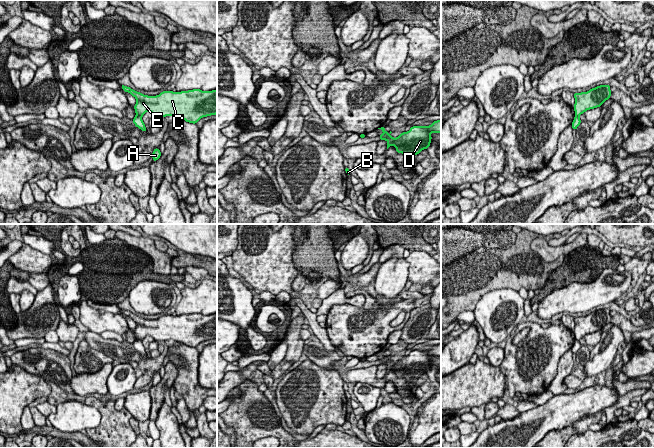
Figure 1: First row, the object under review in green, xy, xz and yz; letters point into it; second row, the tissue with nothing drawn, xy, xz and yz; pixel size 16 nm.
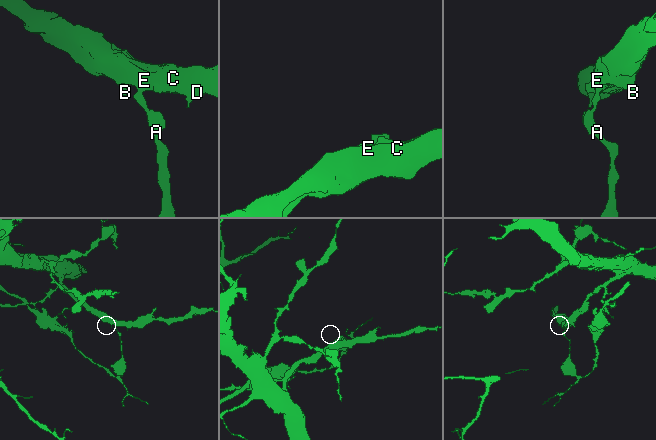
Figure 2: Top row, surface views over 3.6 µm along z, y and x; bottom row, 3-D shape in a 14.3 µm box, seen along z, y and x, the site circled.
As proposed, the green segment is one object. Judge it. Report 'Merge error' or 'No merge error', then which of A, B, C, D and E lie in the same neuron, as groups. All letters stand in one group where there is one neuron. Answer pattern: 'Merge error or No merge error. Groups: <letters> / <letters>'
Merge error. Groups: A / B C D E

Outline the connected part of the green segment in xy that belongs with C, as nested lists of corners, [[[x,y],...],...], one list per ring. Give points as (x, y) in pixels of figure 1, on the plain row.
[[[122,308],[121,312],[136,322],[136,340],[143,340],[149,335],[155,341],[172,339],[196,348],[203,341],[217,338],[217,313],[207,316],[200,313],[163,315],[159,319],[148,320]]]

